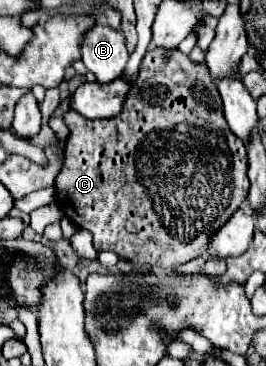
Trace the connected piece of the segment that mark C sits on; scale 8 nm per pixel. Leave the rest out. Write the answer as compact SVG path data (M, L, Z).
M152 49L144 55L144 61L140 65L140 73L142 79L136 79L132 83L130 95L124 103L124 109L118 117L114 119L102 119L102 121L90 121L86 117L82 117L76 111L68 111L64 115L64 123L70 129L70 135L66 139L66 151L64 151L64 169L58 173L56 177L56 203L62 209L62 213L76 225L82 229L88 229L94 237L94 247L96 251L114 251L120 257L132 259L134 263L148 263L152 271L162 271L166 267L176 267L182 263L192 261L198 255L204 255L208 251L210 245L210 237L234 215L236 209L242 207L242 203L248 197L248 189L250 189L250 181L248 181L248 159L246 159L246 149L244 149L244 141L238 139L224 115L222 115L222 99L218 99L218 89L212 83L212 77L208 73L206 65L194 63L188 59L188 55L180 53L178 49Z

